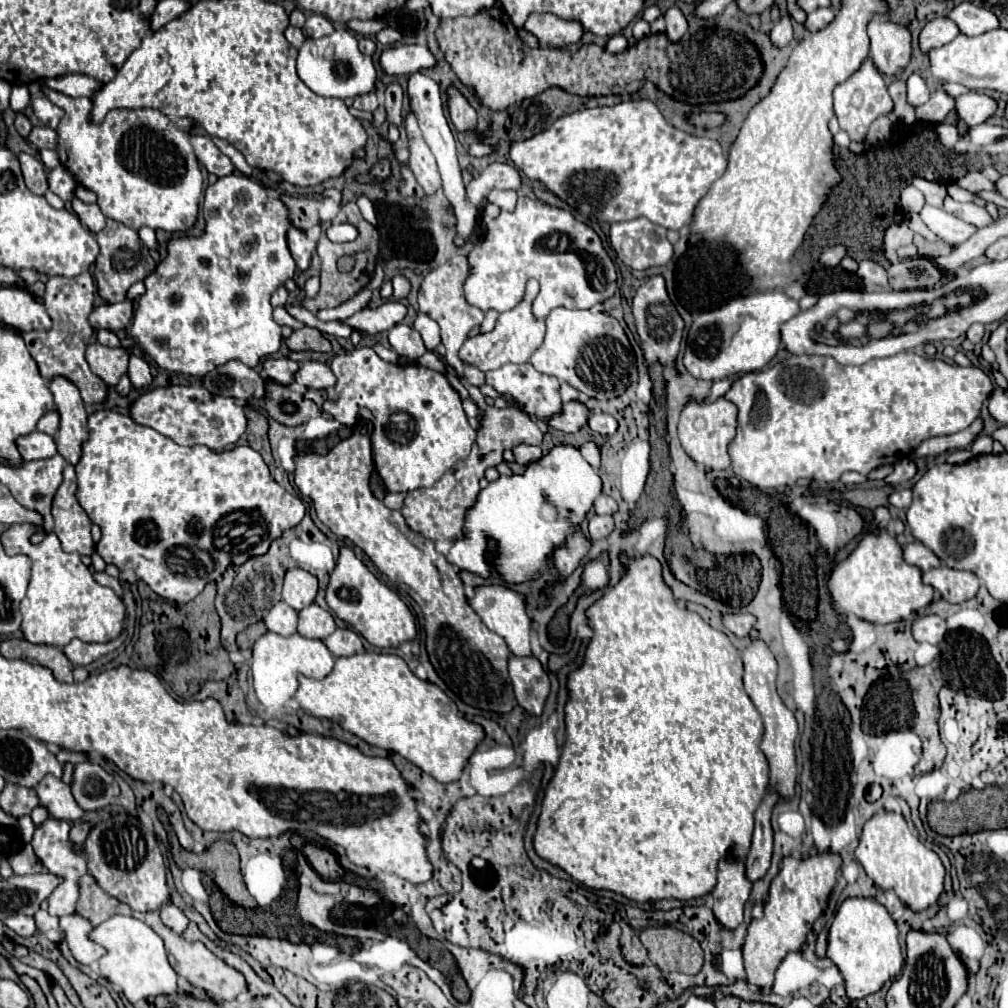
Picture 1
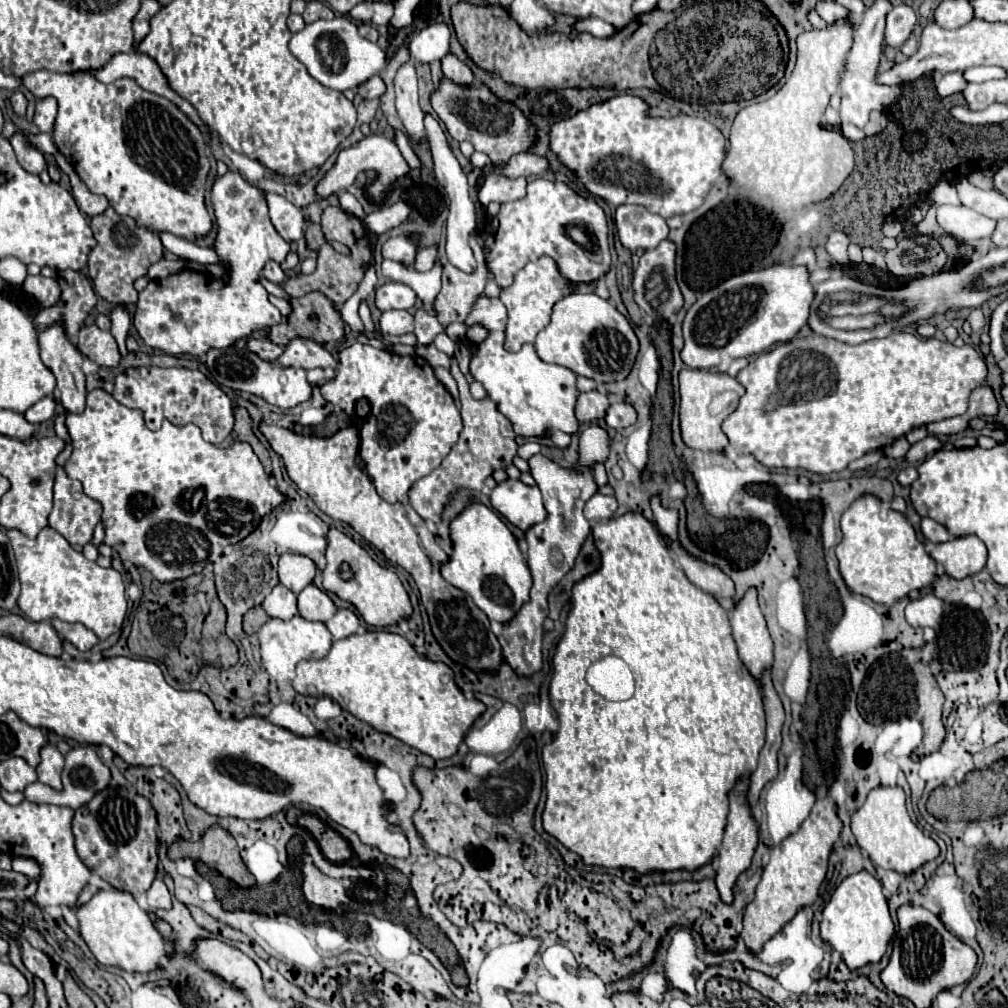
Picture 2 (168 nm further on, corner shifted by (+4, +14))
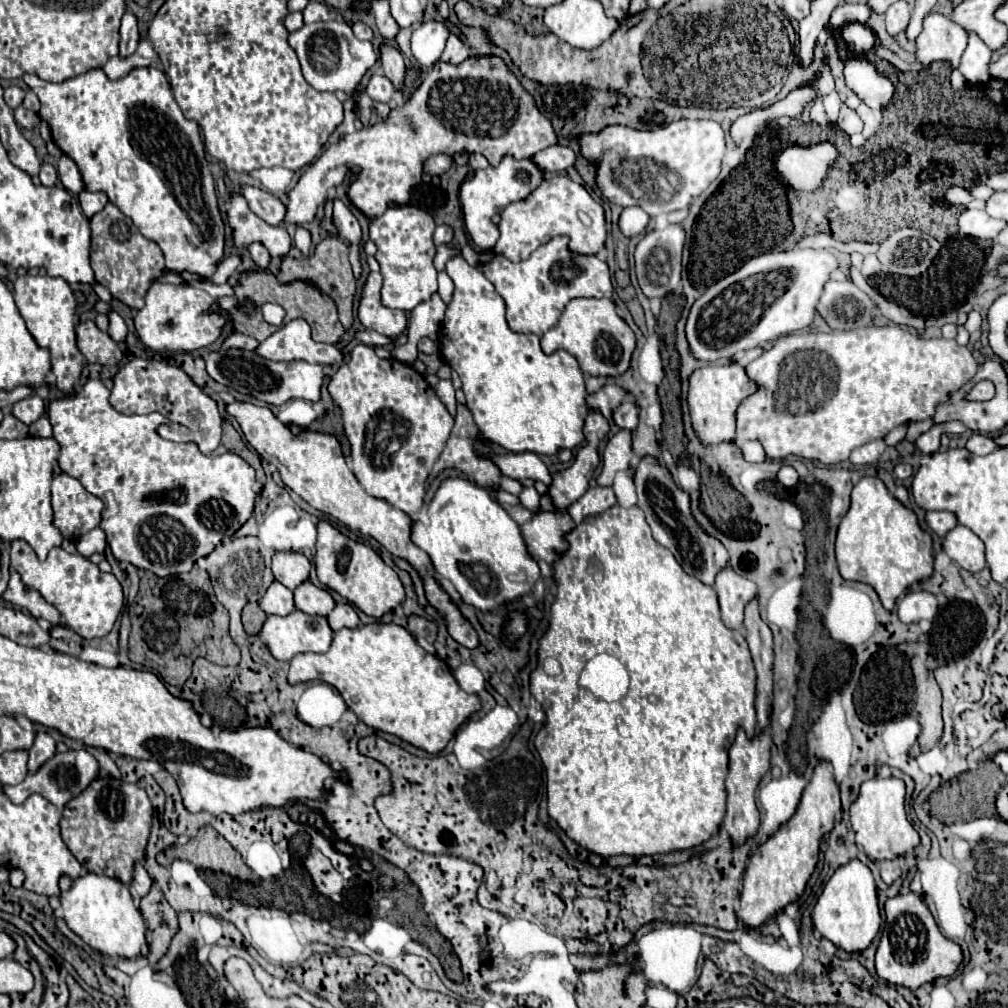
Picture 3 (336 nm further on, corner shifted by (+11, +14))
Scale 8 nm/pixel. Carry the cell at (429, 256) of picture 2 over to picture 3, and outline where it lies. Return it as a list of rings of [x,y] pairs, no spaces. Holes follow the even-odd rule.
[[[437,226],[435,234],[433,234],[433,244],[441,246],[441,244],[447,244],[451,238],[453,238],[451,226]]]

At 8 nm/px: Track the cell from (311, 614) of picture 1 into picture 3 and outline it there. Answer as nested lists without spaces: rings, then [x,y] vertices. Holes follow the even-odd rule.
[[[309,580],[293,590],[295,608],[309,616],[327,616],[335,608],[335,600],[323,588],[313,586]]]

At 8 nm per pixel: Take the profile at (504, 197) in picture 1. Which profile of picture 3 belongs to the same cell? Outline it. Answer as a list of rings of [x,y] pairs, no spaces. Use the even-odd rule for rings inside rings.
[[[511,156],[503,158],[499,166],[489,166],[485,170],[477,170],[475,176],[467,182],[463,182],[461,186],[461,206],[463,206],[463,220],[465,220],[465,228],[473,240],[473,244],[477,248],[481,248],[483,252],[479,254],[479,262],[487,264],[493,254],[489,254],[489,250],[493,250],[499,232],[497,226],[491,224],[491,216],[501,212],[509,202],[517,202],[523,196],[527,196],[527,192],[531,192],[531,188],[535,188],[539,182],[543,180],[543,172],[539,172],[539,168],[535,168],[535,164],[531,164],[531,160],[511,160]]]

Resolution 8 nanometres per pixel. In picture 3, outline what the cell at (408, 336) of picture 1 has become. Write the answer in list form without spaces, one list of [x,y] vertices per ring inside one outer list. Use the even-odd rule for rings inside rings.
[[[371,272],[363,286],[359,302],[359,320],[367,330],[375,330],[389,338],[395,338],[405,332],[407,316],[403,310],[391,310],[381,306],[379,290],[381,290],[381,274]]]

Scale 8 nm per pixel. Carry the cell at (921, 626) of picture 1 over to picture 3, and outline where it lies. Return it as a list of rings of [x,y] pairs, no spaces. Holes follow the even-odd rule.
[[[913,592],[899,602],[899,620],[915,624],[919,620],[933,620],[937,614],[937,598],[931,592]]]

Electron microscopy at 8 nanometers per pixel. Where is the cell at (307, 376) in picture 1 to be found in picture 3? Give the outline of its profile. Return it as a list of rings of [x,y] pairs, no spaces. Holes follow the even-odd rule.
[[[291,320],[265,342],[259,344],[257,354],[275,360],[275,362],[291,362],[305,360],[309,364],[339,364],[343,354],[333,344],[319,344],[311,338],[309,324],[305,320]]]

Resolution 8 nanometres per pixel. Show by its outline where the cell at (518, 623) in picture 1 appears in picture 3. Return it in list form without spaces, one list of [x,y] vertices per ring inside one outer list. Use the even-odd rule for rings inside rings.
[[[463,478],[443,480],[427,506],[427,514],[427,526],[413,522],[411,540],[429,554],[437,574],[457,588],[465,604],[471,604],[481,612],[491,612],[533,590],[541,576],[539,566],[527,554],[519,526],[489,496],[489,488]]]

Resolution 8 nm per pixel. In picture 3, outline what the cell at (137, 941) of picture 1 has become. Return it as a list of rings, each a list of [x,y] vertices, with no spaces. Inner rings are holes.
[[[89,872],[77,880],[63,876],[59,880],[59,886],[61,886],[59,900],[65,912],[67,926],[95,952],[109,958],[137,958],[145,952],[147,948],[145,920],[125,884],[119,884],[119,880],[115,878]]]

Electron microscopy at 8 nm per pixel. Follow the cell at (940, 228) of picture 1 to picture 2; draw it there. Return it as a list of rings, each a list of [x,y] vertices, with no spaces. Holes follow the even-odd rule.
[[[940,206],[938,224],[944,228],[944,232],[962,242],[990,238],[996,228],[992,218],[986,218],[966,206]]]

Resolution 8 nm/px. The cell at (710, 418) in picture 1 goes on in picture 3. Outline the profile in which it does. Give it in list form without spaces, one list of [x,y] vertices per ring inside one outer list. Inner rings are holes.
[[[723,364],[723,366],[705,366],[695,370],[689,376],[689,392],[687,404],[691,414],[691,426],[701,440],[703,446],[715,446],[721,442],[729,442],[735,436],[735,408],[755,392],[755,384],[747,378],[745,370],[739,364]]]

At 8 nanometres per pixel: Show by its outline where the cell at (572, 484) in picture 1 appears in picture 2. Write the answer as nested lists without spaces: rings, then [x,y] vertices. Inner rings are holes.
[[[506,480],[490,492],[490,502],[496,512],[508,518],[520,530],[542,522],[546,510],[538,486],[526,486],[520,480]]]

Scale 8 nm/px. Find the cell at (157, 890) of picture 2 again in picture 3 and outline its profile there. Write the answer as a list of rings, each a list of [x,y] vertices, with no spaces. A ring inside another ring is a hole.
[[[137,864],[137,866],[135,866],[135,878],[133,878],[133,884],[131,884],[131,892],[133,892],[137,898],[143,898],[143,896],[149,894],[151,886],[153,886],[153,880],[149,878],[147,870],[145,870],[141,864]]]

